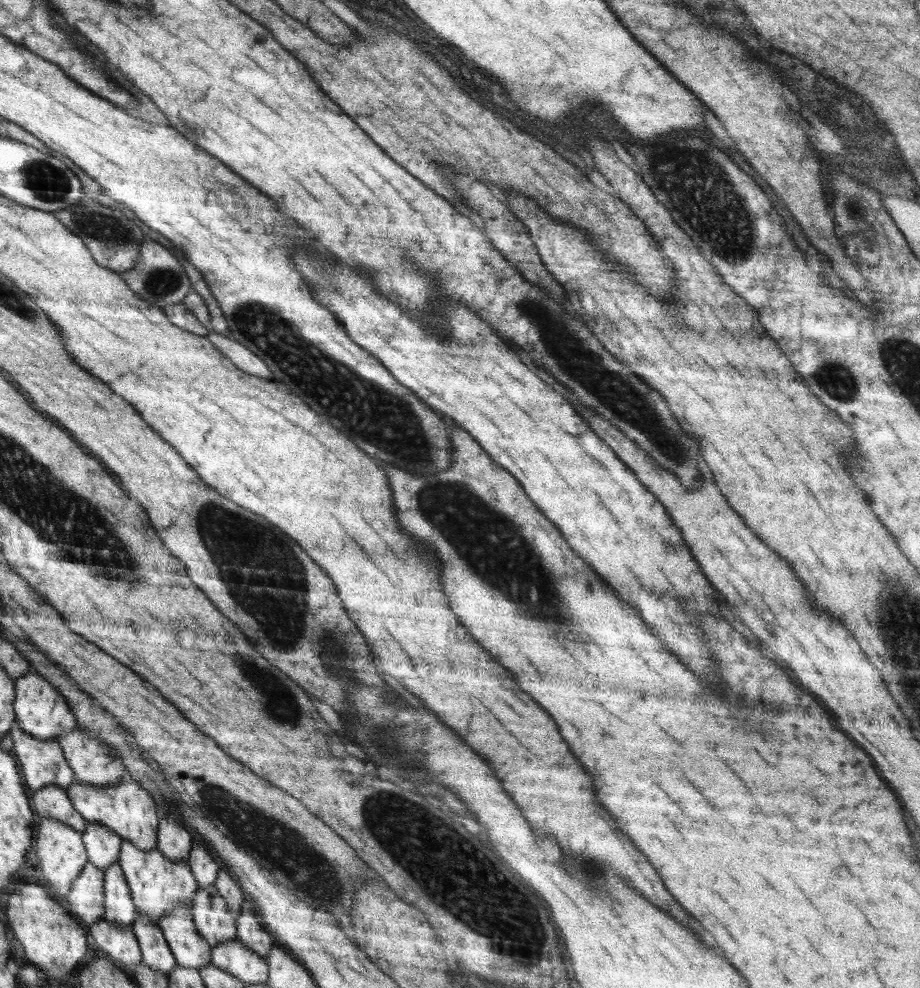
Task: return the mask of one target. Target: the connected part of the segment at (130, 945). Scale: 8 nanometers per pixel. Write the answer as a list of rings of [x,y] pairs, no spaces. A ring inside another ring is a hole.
[[[102,917],[89,927],[96,946],[114,961],[128,966],[131,971],[141,962],[141,950],[131,926],[121,927]]]

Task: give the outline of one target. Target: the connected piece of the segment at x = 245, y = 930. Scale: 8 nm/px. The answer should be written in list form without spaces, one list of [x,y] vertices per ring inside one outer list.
[[[249,898],[242,902],[235,924],[237,925],[237,937],[250,950],[266,958],[275,941],[271,932],[265,928],[265,923],[258,916],[256,907]]]

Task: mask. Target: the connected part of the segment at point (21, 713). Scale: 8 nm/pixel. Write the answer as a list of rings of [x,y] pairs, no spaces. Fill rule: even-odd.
[[[31,669],[23,678],[16,679],[15,711],[19,723],[17,724],[24,732],[35,736],[37,739],[56,739],[70,734],[78,726],[75,712],[67,703],[63,693],[47,681],[40,673]]]

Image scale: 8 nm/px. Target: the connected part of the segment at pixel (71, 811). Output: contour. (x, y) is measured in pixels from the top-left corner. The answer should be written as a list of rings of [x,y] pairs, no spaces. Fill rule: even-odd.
[[[44,786],[33,794],[32,803],[38,816],[59,820],[76,832],[83,833],[86,830],[86,819],[74,808],[62,788]]]

